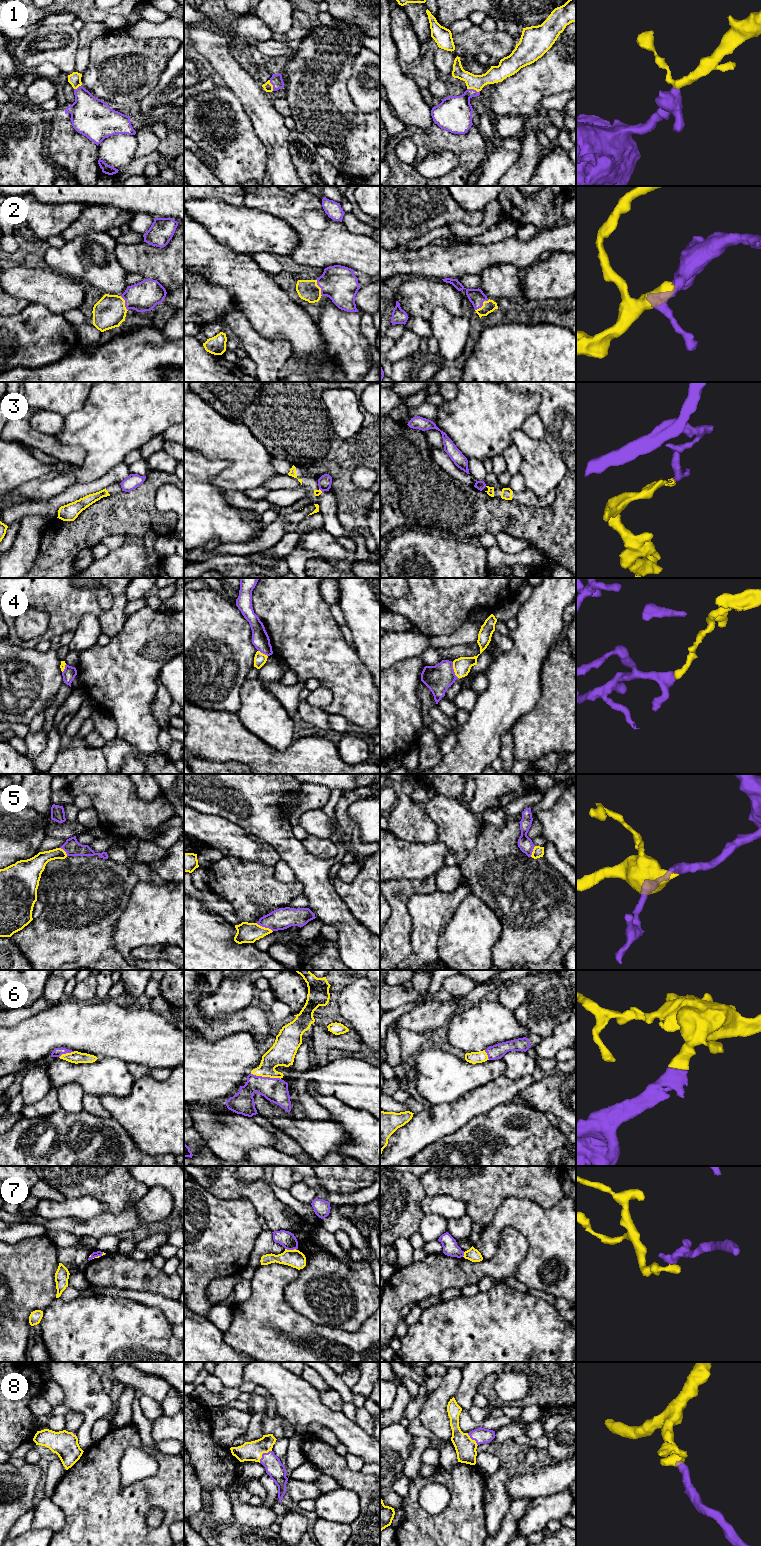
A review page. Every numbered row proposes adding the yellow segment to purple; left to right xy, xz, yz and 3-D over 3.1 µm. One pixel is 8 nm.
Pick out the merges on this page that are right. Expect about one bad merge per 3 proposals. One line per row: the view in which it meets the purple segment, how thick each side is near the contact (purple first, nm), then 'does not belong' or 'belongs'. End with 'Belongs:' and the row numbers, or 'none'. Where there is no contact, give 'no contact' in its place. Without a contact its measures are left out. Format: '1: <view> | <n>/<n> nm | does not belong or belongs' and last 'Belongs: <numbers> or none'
1: yz | 280/140 nm | belongs
2: yz | 130/100 nm | belongs
3: xz | 110/50 nm | does not belong
4: yz | 220/140 nm | does not belong
5: xz | 170/160 nm | belongs
6: xz | 200/200 nm | belongs
7: xz | 130/140 nm | does not belong
8: xz | 150/160 nm | belongs
Belongs: 1, 2, 5, 6, 8

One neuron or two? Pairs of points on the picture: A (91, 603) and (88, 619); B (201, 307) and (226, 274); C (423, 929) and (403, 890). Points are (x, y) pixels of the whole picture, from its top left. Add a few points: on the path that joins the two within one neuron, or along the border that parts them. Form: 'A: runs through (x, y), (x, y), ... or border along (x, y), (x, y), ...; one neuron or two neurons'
A: border along (74, 631), (86, 614), (93, 614), (102, 632); two neurons
B: border along (197, 273), (210, 283), (222, 287), (234, 302); two neurons
C: border along (430, 892), (414, 893), (409, 898), (410, 923); two neurons

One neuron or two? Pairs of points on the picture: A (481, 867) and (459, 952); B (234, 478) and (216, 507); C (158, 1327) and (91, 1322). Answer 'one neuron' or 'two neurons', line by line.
A: two neurons
B: two neurons
C: one neuron

